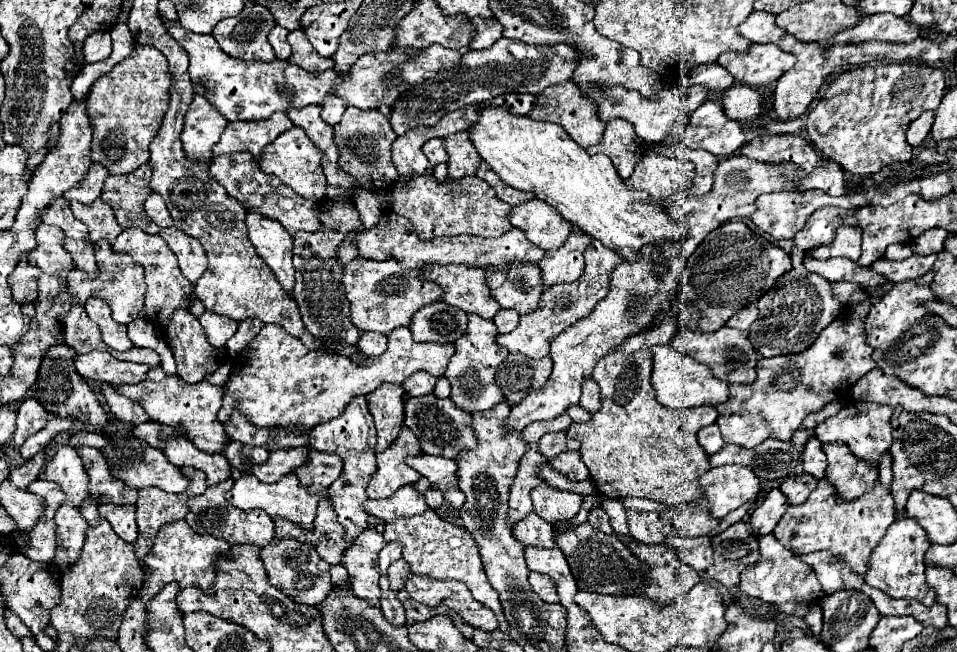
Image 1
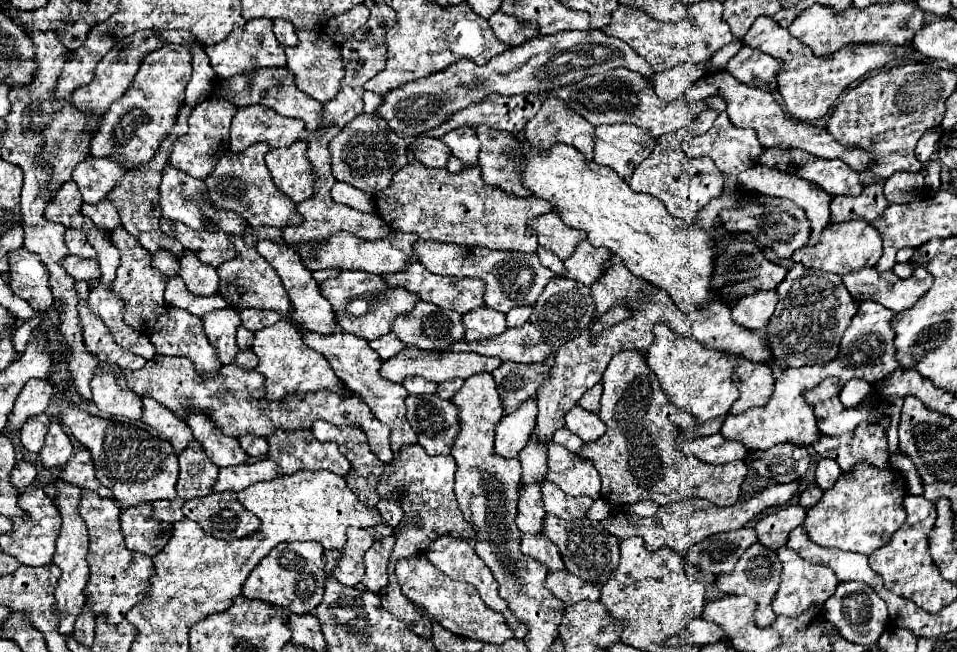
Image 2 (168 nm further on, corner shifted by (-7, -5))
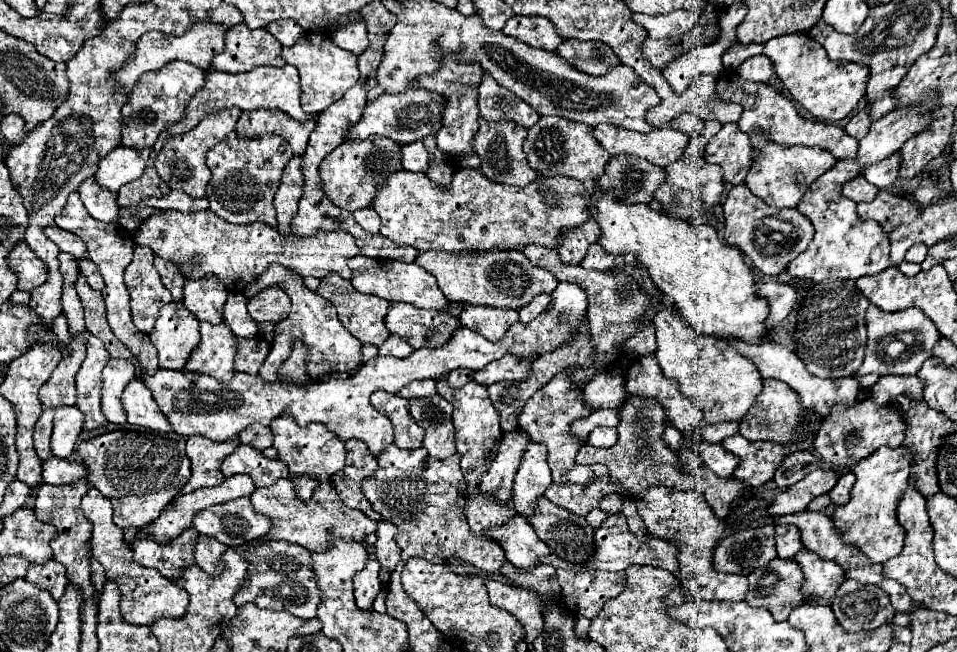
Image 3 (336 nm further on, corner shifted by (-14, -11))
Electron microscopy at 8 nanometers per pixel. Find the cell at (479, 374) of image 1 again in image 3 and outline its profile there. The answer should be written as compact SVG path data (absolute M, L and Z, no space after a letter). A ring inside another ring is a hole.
M468 305L462 311L460 321L462 321L462 327L468 327L468 329L484 335L490 341L496 341L496 337L506 335L510 325L514 325L518 321L518 311Z

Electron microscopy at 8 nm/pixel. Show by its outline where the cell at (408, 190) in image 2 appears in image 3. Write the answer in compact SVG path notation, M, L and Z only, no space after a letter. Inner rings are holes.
M466 167L458 169L444 187L432 183L426 173L402 169L384 181L372 207L382 219L382 235L418 251L488 251L526 245L554 249L562 231L578 227L590 217L584 195L584 183L570 177L542 177L528 187L506 187L486 179L482 169Z

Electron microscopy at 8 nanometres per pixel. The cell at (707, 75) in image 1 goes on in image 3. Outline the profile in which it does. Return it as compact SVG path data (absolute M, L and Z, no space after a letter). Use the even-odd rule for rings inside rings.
M734 43L730 49L726 49L726 53L722 55L722 61L724 61L726 71L736 71L748 57L754 57L760 53L762 53L760 43L748 43L748 45Z

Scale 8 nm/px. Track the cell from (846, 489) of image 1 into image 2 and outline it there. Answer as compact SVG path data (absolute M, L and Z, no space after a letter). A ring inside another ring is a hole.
M863 419L855 431L839 437L819 435L819 439L813 443L813 449L819 451L821 457L835 459L843 471L851 469L851 465L861 459L871 461L875 467L889 467L885 429L871 419Z

